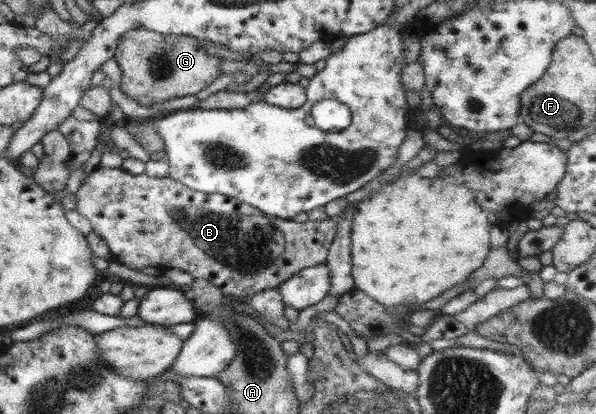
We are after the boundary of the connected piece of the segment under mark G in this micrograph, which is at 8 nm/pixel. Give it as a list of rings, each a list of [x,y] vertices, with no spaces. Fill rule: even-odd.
[[[140,27],[126,31],[120,35],[113,56],[123,74],[121,91],[149,107],[155,102],[195,95],[223,74],[218,67],[221,58],[208,54],[204,46],[206,41],[190,35],[162,34]]]

